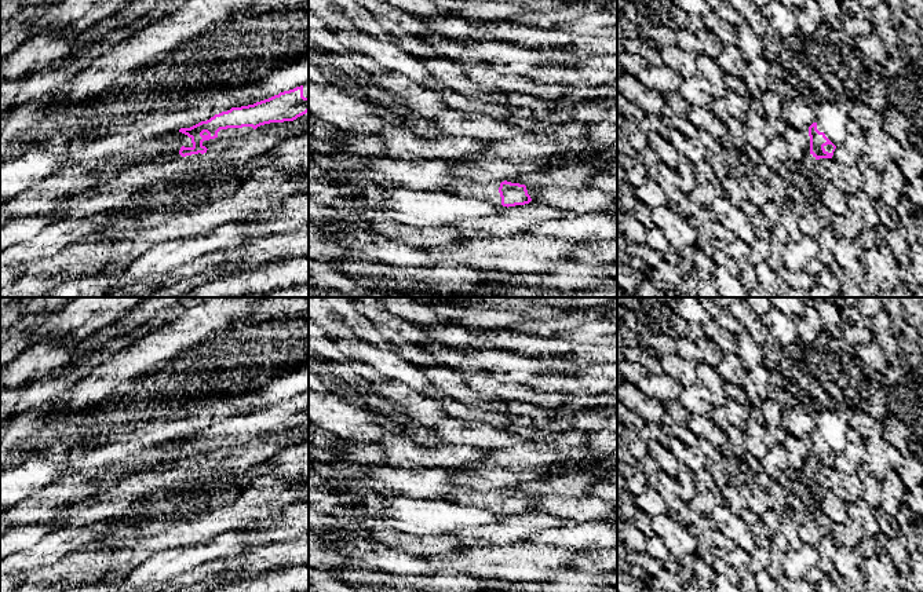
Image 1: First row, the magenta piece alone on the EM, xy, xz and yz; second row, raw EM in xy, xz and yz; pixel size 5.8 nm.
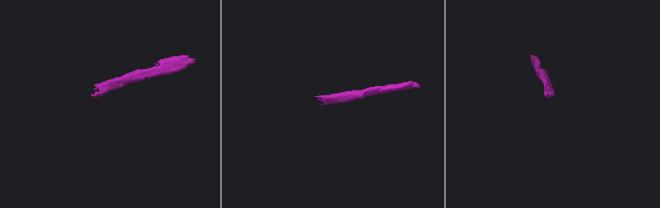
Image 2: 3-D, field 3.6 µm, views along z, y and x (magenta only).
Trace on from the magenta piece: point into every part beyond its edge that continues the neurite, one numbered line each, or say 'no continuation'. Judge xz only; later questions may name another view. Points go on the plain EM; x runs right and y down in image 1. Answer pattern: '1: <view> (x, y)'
1: xz (466, 496)

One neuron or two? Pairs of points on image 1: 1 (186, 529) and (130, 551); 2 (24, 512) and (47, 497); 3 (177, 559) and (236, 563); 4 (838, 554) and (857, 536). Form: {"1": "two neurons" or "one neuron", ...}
{"1": "one neuron", "2": "one neuron", "3": "two neurons", "4": "one neuron"}

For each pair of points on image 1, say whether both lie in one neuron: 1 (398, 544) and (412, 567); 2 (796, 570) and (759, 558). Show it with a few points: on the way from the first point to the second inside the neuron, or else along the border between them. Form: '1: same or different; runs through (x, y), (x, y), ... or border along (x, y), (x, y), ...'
1: different; border along (372, 540), (408, 554)
2: different; border along (784, 561), (783, 574)

